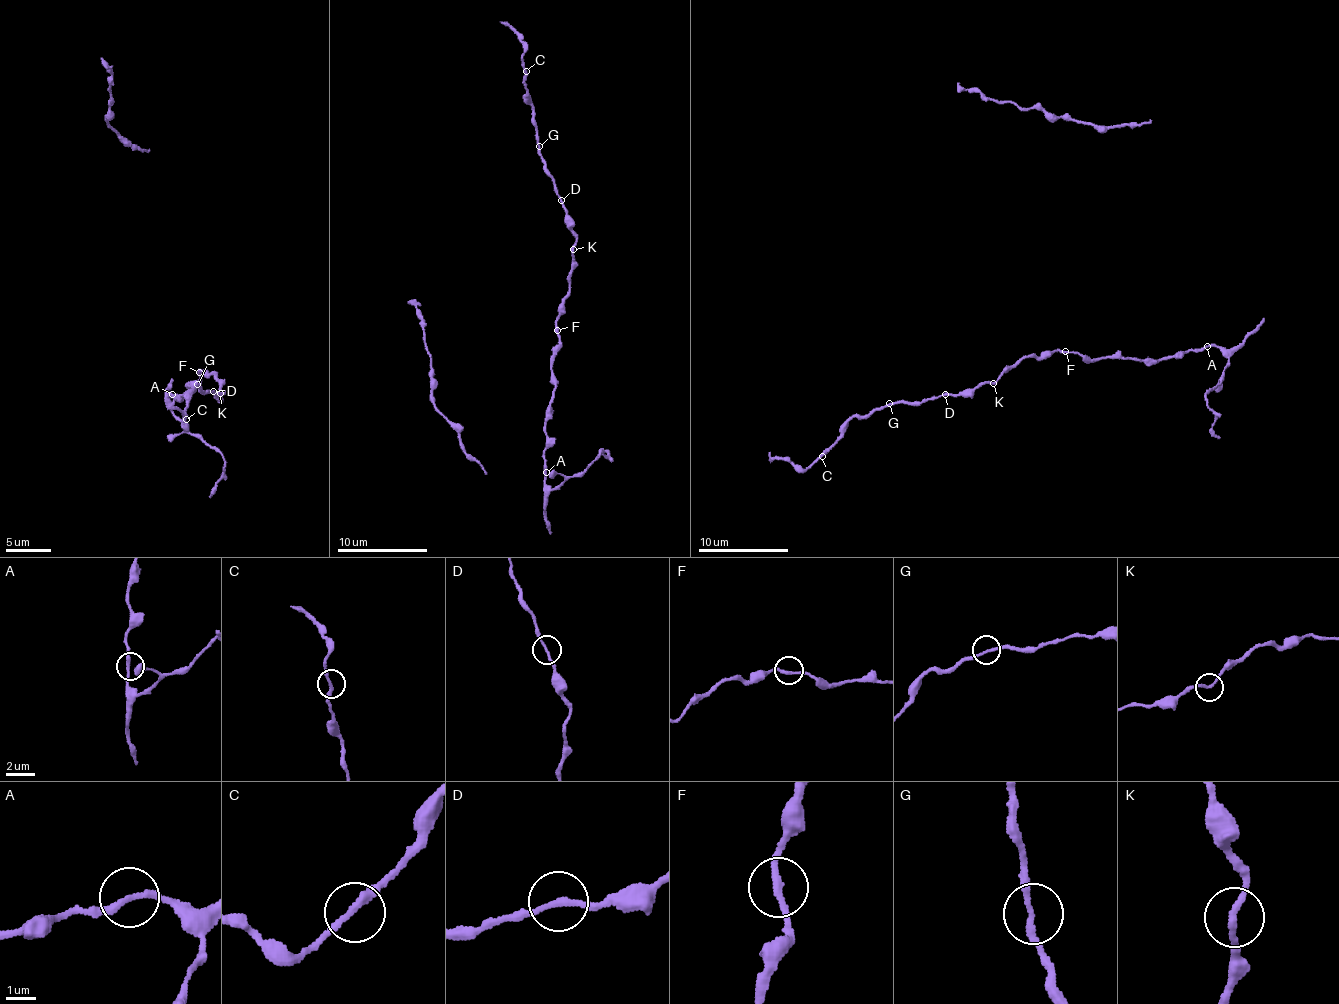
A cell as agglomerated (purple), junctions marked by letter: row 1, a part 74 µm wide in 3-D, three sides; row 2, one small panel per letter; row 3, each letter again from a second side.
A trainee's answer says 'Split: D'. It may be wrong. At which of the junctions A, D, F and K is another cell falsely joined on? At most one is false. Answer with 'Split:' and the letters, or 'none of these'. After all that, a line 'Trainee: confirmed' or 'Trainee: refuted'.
Split: none of these
Trainee: refuted

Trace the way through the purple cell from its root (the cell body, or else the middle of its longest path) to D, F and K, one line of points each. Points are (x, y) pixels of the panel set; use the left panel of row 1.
D: (169, 393), (178, 398), (189, 390), (201, 369), (216, 373), (220, 391), (224, 390), (216, 396), (213, 391)
F: (169, 393), (178, 398), (189, 390), (188, 384), (191, 386), (200, 380), (199, 372)
K: (169, 393), (178, 398), (189, 390), (188, 384), (200, 380), (201, 369), (209, 375), (216, 373), (220, 393)

